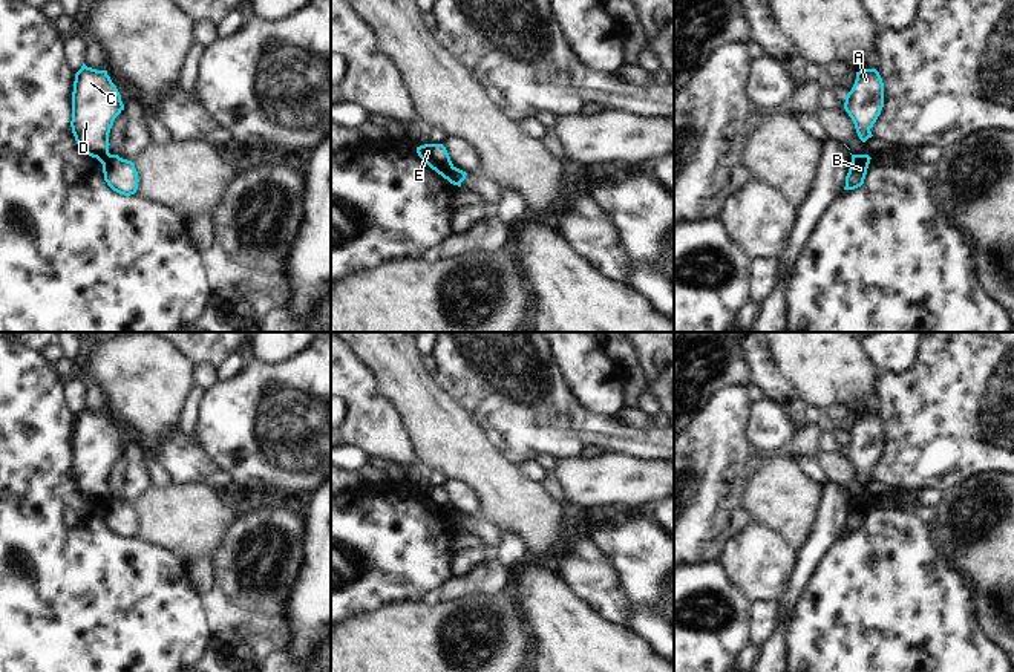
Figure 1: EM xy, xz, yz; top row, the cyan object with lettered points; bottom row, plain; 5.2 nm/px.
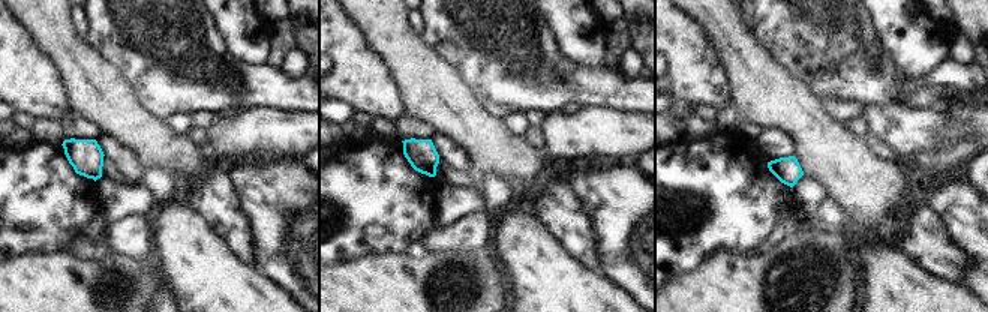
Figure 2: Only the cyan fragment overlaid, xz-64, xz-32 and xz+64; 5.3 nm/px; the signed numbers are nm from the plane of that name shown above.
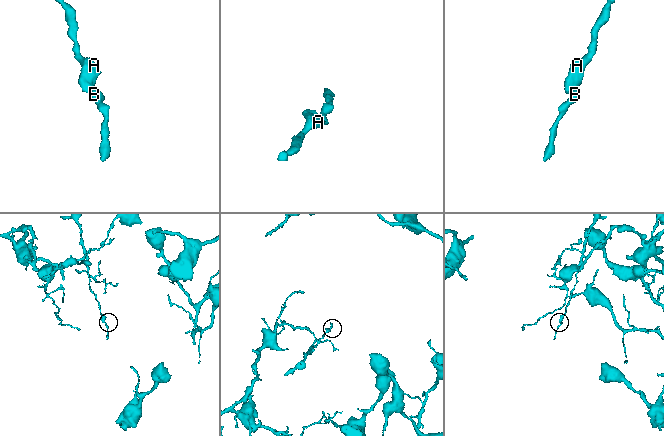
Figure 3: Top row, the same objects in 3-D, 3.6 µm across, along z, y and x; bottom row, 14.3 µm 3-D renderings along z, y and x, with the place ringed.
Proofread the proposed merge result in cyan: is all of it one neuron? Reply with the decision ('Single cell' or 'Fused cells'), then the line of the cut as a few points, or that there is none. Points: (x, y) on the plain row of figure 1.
Fused cells. Split along xz (454, 510), (446, 521).

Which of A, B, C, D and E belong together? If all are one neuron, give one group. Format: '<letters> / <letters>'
A C D E / B

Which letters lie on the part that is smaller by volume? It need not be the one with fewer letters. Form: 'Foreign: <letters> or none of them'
Foreign: B

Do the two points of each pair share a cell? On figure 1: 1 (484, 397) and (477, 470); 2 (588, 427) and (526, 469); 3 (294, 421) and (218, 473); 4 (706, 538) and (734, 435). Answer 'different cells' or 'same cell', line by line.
1: different cells
2: different cells
3: different cells
4: same cell

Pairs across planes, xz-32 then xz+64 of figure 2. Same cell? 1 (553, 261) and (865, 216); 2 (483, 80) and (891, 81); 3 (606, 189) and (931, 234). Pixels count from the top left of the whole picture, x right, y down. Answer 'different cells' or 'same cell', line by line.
1: different cells
2: same cell
3: different cells

